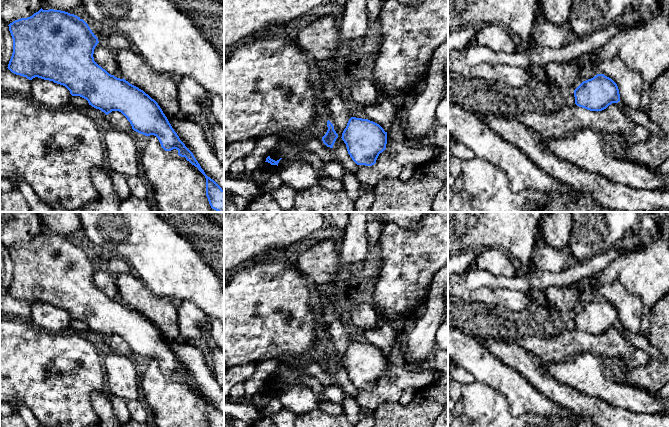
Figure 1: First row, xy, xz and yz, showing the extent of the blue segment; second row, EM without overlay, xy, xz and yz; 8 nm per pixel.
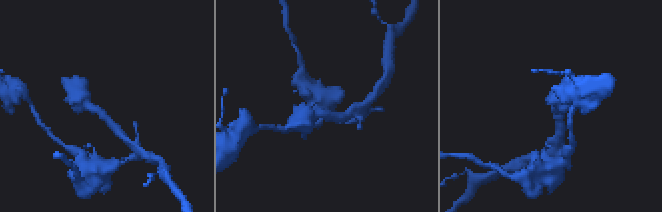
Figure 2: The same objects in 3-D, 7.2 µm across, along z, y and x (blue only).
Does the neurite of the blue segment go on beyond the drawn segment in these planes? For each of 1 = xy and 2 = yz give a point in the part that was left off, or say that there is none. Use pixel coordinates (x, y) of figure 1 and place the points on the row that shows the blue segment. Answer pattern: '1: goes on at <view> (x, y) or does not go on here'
1: does not go on here
2: does not go on here

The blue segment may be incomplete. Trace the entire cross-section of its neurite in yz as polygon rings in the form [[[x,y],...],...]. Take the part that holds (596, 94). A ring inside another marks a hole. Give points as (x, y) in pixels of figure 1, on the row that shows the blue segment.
[[[604,74],[583,81],[574,90],[575,104],[590,111],[602,111],[620,101],[617,84]]]

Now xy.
[[[41,8],[32,16],[15,20],[8,26],[13,39],[13,53],[7,68],[12,73],[29,80],[38,77],[63,85],[72,96],[86,99],[89,105],[106,115],[112,111],[121,112],[134,131],[147,137],[156,136],[165,151],[176,149],[179,156],[185,157],[197,167],[206,178],[206,196],[211,208],[224,212],[224,190],[205,174],[193,153],[172,128],[158,103],[124,78],[109,74],[94,61],[94,49],[99,41],[83,19],[65,11]]]

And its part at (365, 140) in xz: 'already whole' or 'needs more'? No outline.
already whole

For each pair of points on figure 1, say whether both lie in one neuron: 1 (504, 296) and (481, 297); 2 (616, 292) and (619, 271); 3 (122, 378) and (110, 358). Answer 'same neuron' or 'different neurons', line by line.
1: same neuron
2: different neurons
3: same neuron

